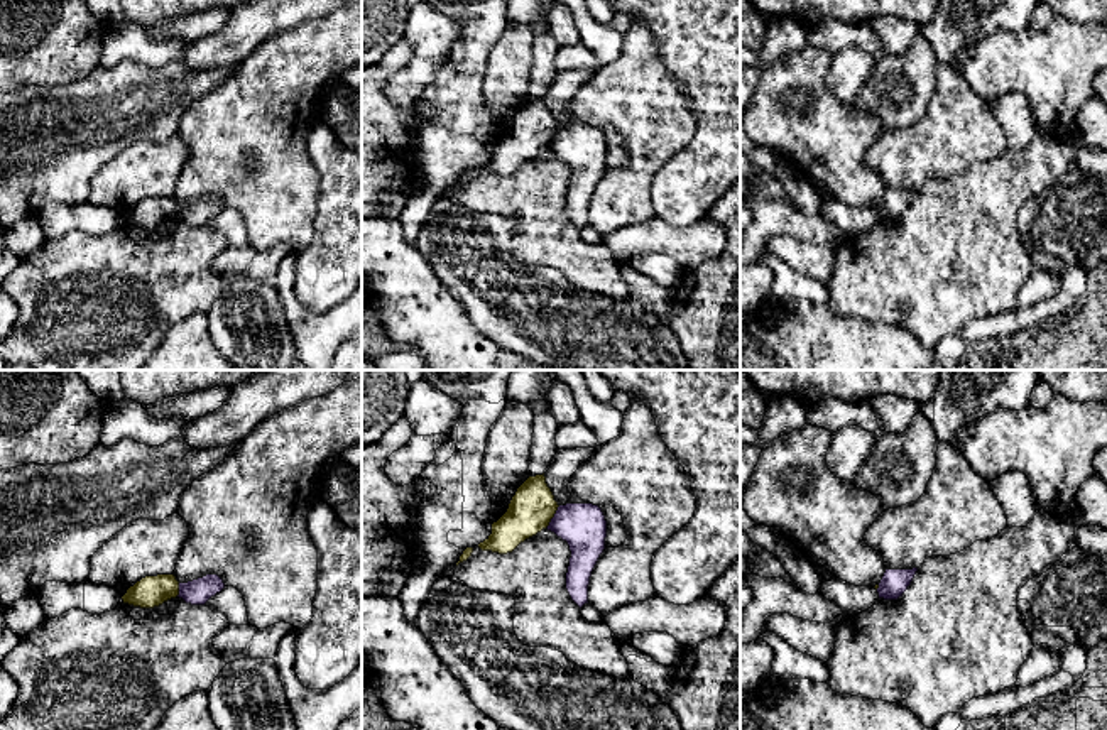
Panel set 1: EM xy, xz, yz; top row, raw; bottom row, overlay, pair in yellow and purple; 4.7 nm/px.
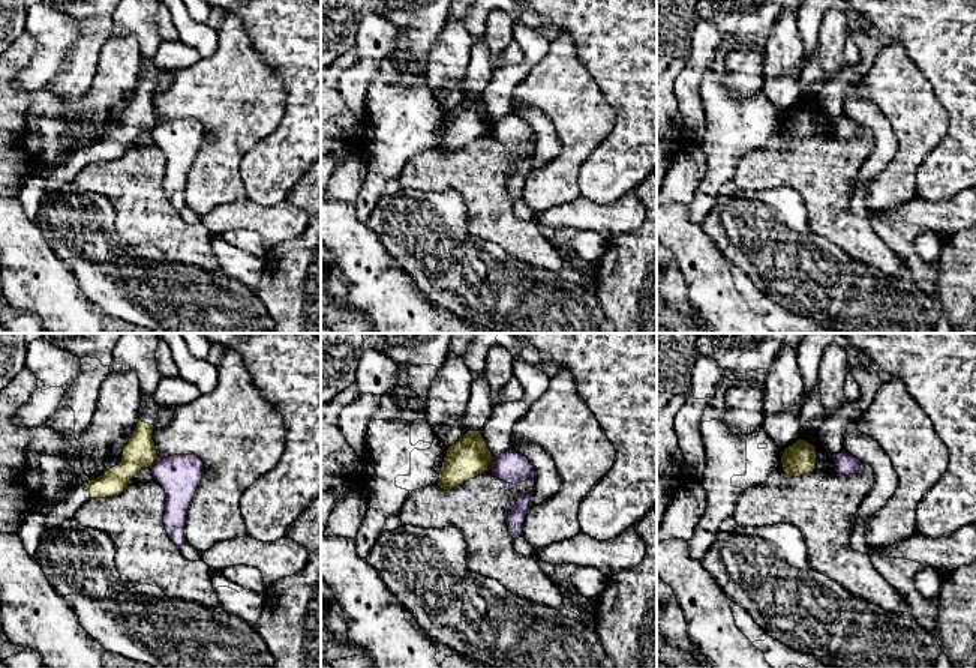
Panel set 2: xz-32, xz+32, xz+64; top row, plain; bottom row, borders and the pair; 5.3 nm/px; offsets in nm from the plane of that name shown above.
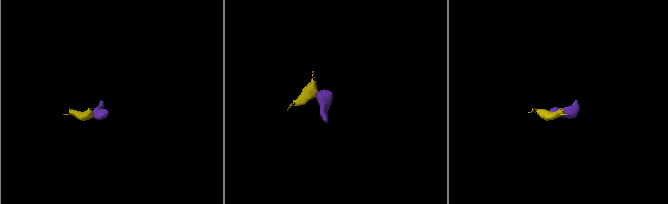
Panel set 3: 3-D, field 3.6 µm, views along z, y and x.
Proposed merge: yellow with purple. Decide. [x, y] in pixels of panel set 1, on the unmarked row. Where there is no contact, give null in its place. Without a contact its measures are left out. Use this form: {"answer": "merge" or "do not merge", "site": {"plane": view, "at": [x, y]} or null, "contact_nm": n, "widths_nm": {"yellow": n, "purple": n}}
{"answer": "do not merge", "site": {"plane": "xz", "at": [553, 137]}, "contact_nm": 120, "widths_nm": {"yellow": 220, "purple": 220}}

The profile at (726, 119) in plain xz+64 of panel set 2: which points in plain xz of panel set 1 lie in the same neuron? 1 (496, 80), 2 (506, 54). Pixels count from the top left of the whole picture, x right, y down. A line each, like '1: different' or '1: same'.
1: different
2: different

